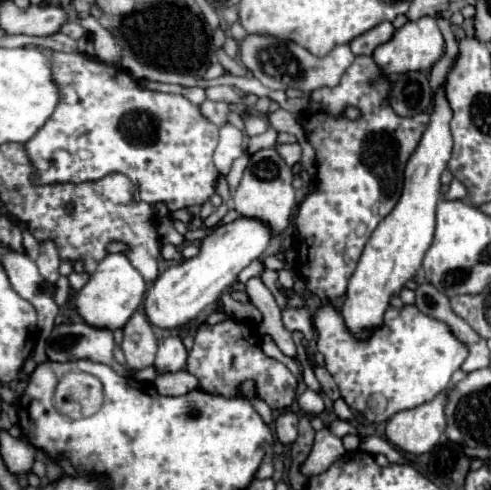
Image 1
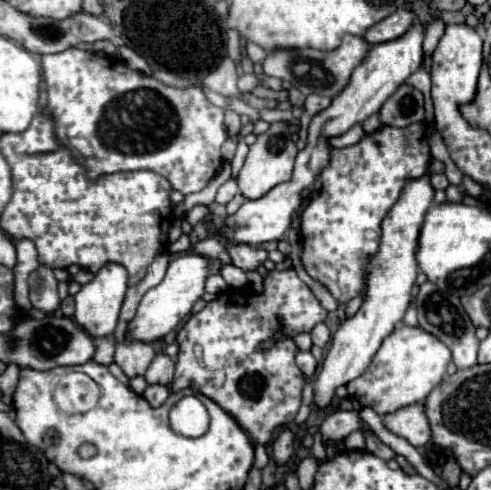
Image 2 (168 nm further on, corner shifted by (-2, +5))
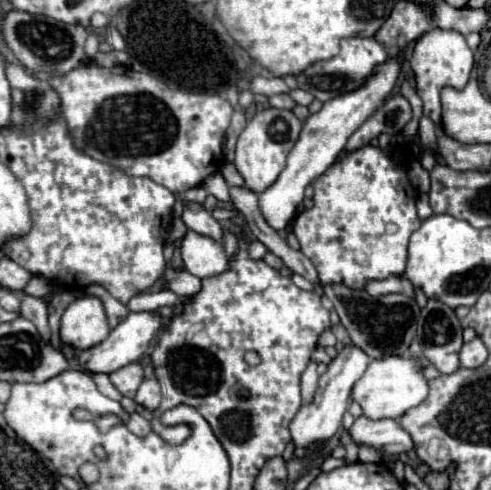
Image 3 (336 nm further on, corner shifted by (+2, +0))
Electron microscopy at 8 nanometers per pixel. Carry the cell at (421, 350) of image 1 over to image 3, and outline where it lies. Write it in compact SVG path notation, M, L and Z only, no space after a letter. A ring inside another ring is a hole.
M387 355L383 359L375 359L369 363L365 375L355 383L351 391L351 399L357 401L363 413L369 419L399 419L411 407L423 403L429 395L429 381L423 375L427 359L423 357L403 357L403 355Z

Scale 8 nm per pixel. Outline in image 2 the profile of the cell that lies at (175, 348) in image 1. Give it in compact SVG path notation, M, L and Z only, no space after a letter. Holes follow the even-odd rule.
M157 354L145 372L145 380L147 384L169 384L173 380L173 372L175 372L175 362L169 356Z

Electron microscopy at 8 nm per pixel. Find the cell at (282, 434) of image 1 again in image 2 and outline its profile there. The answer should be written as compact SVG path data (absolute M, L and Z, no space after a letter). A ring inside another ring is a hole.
M283 430L275 440L273 440L273 460L277 466L283 466L289 462L293 454L293 434L289 430Z

